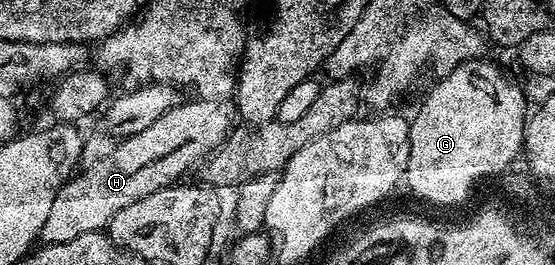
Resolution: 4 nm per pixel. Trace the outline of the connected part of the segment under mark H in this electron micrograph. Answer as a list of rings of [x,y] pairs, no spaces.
[[[193,98],[190,104],[178,102],[167,110],[147,130],[137,136],[124,137],[105,158],[95,162],[87,169],[80,169],[68,182],[62,183],[55,194],[55,202],[51,202],[51,210],[47,214],[47,222],[43,222],[39,240],[42,245],[71,242],[71,238],[79,238],[79,234],[99,232],[108,229],[111,218],[123,206],[131,206],[131,202],[139,202],[139,198],[147,198],[147,194],[155,194],[155,190],[163,190],[182,179],[184,172],[200,165],[218,148],[230,134],[235,124],[235,112],[228,108],[225,100],[202,100]]]

